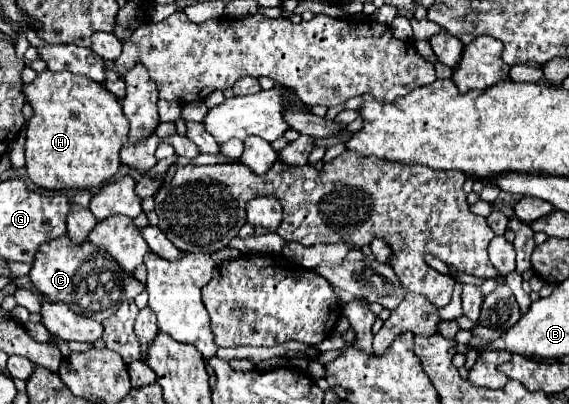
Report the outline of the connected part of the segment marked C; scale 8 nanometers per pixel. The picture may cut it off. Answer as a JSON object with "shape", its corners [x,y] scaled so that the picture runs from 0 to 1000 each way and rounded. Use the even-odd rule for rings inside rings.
{"shape":[[[118,584],[69,609],[51,688],[86,748],[114,748],[128,772],[170,797],[181,797],[206,772],[213,748],[237,738],[255,718],[255,708],[223,683],[181,614],[160,599],[132,609]]]}

